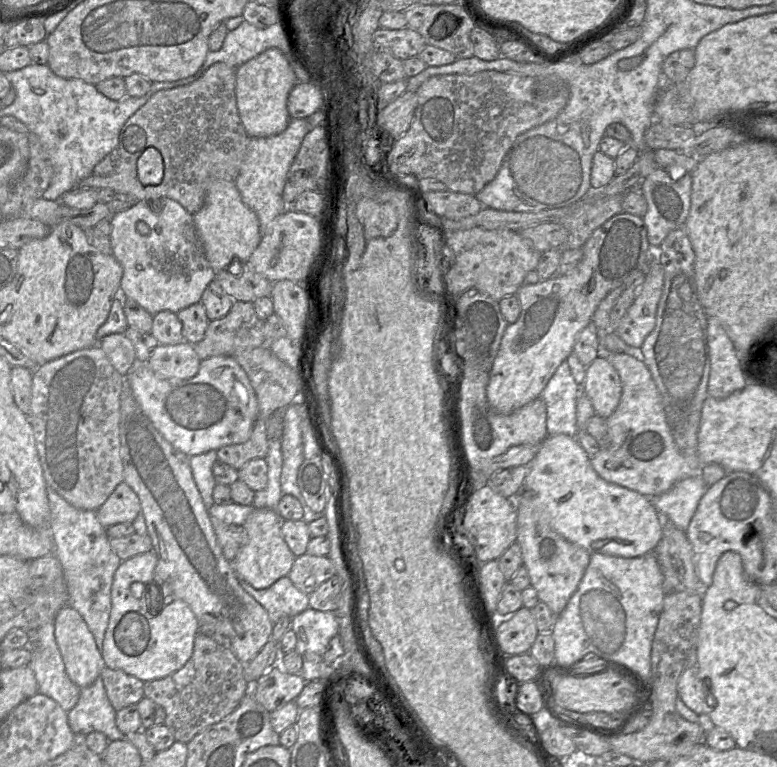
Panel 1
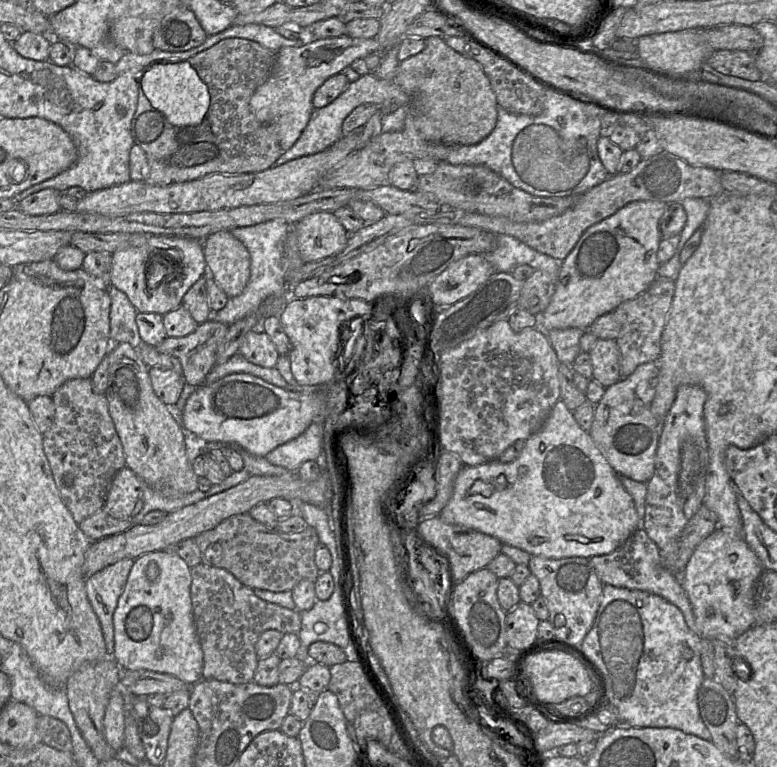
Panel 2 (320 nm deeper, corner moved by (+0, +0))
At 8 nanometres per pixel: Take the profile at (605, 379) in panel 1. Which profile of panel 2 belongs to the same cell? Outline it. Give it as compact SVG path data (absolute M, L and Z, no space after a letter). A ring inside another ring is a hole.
M598 338L588 352L592 364L592 379L605 389L620 378L620 350L616 340Z

